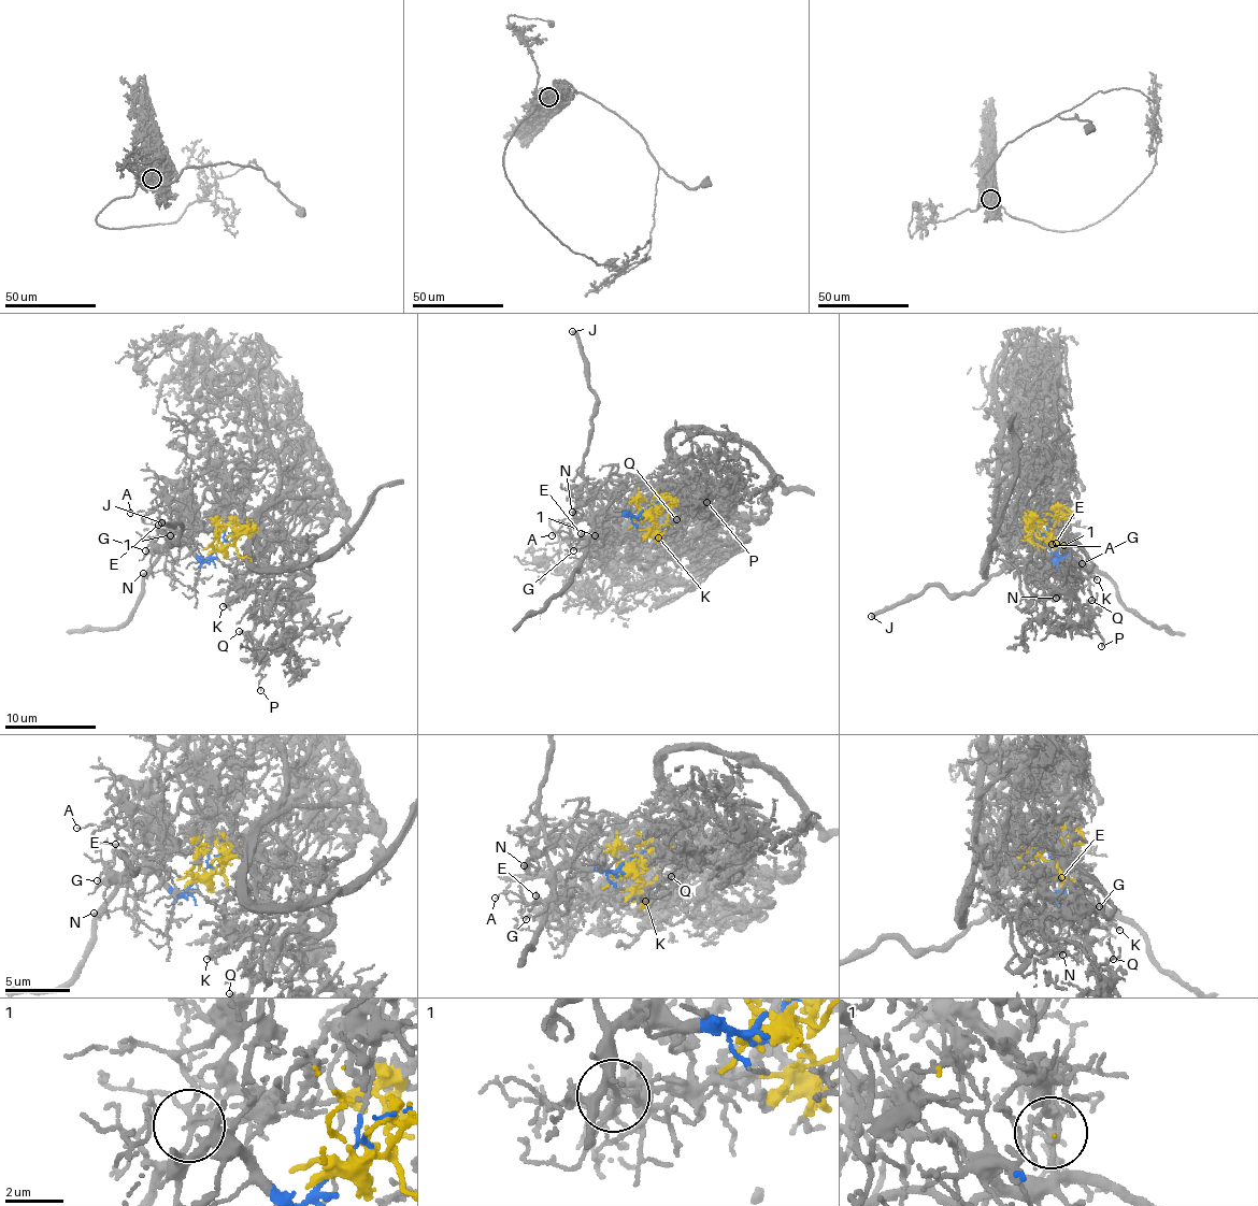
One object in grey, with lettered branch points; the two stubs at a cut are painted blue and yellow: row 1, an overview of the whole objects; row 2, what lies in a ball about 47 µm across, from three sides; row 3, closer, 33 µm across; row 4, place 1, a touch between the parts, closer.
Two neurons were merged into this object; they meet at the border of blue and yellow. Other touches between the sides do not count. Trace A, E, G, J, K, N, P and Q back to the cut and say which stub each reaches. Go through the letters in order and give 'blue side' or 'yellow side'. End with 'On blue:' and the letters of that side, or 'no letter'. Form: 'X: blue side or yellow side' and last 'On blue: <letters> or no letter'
A: blue side
E: blue side
G: blue side
J: blue side
K: yellow side
N: blue side
P: yellow side
Q: yellow side
On blue: A, E, G, J, N

